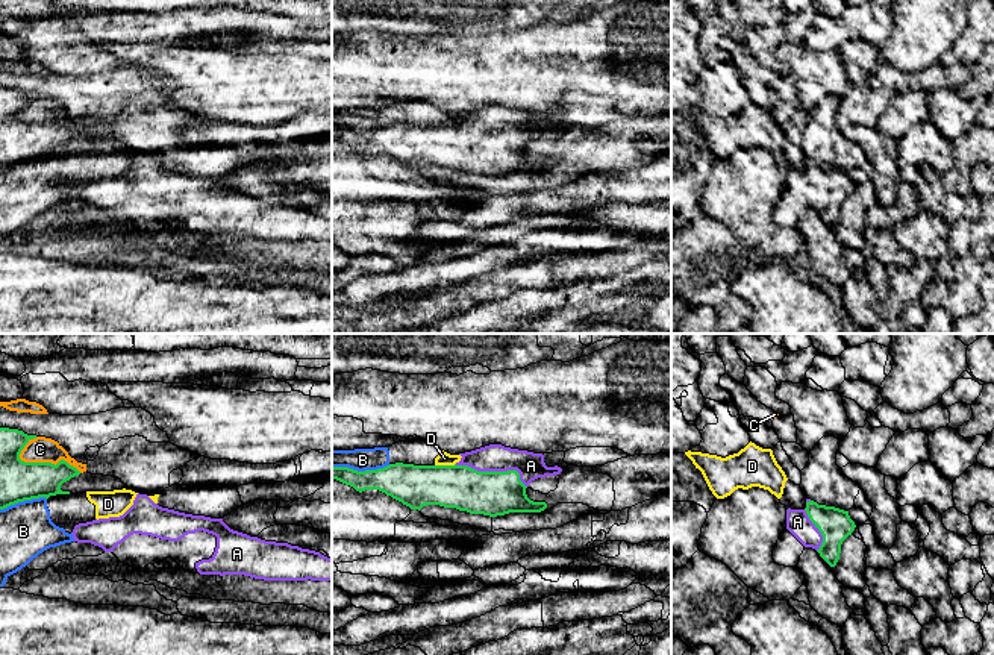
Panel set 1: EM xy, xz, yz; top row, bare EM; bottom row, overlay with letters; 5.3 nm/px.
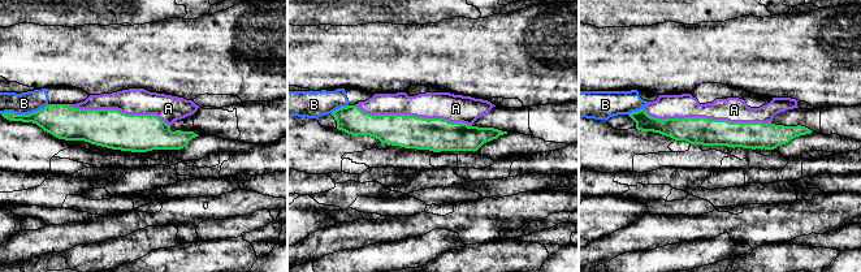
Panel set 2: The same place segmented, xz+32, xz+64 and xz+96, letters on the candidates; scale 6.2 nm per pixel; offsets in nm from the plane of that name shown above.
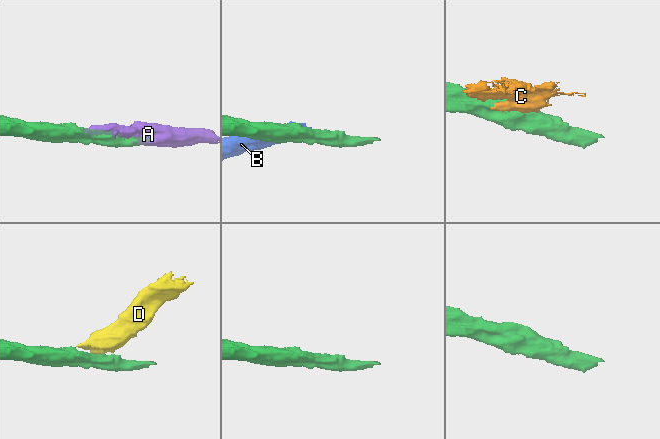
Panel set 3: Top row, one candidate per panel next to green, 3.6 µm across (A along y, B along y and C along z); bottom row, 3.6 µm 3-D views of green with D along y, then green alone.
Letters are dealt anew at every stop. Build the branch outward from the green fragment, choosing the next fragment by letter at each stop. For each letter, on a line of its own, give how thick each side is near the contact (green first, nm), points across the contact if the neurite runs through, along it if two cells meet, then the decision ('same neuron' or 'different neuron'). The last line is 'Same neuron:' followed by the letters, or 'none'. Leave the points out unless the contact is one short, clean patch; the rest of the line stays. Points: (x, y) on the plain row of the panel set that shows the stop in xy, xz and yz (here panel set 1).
A: 240 nm thick on the green side, 150 nm on the other; same neuron
B: 200 nm thick on the green side, 120 nm on the other; different neuron
C: 220 nm thick on the green side, 140 nm on the other; different neuron
D: 240 nm thick on the green side, 70 nm on the other; border along xz (455, 123), (435, 126); different neuron
Same neuron: A

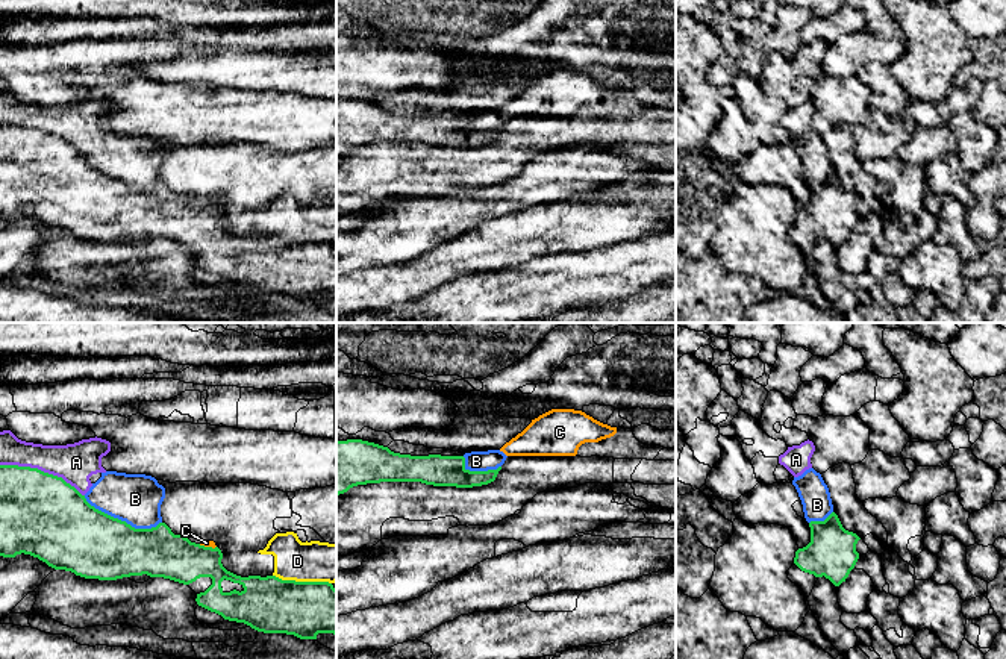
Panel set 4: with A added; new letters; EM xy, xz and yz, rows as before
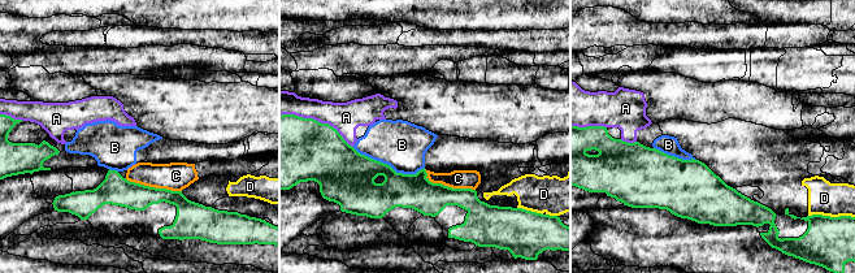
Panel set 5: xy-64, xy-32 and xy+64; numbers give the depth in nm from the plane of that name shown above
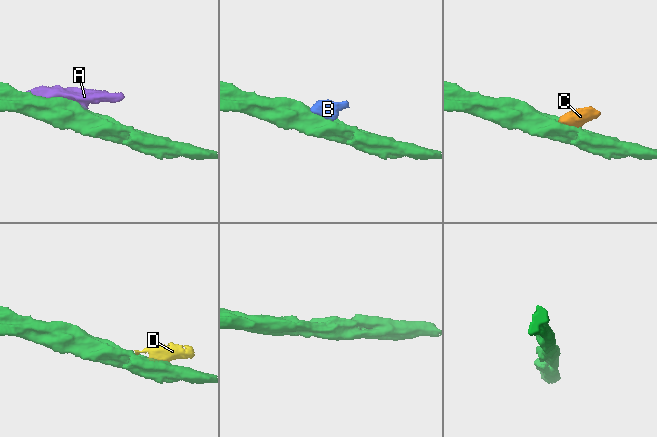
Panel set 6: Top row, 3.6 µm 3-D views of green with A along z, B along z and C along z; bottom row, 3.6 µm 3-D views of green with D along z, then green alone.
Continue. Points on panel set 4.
A: 440 nm thick on the green side, 220 nm on the other; different neuron
B: 360 nm thick on the green side, 260 nm on the other; border along xy (84, 156), (96, 168), (135, 188), (155, 188), (161, 184); different neuron
C: 240 nm thick on the green side, 30 nm on the other; border along xy (199, 205), (215, 208); different neuron
D: 300 nm thick on the green side, 220 nm on the other; border along xy (273, 235), (282, 240), (328, 241), (331, 244); different neuron
Same neuron: none

